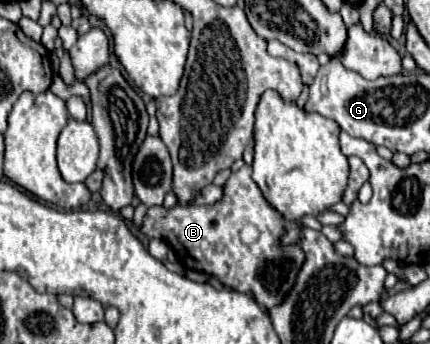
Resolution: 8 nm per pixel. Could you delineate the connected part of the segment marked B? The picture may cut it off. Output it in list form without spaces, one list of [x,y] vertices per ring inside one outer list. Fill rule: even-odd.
[[[246,164],[228,178],[220,202],[212,206],[150,206],[140,230],[144,236],[148,236],[148,240],[160,238],[168,242],[186,270],[216,276],[222,284],[232,286],[238,292],[250,292],[264,308],[276,306],[282,302],[282,298],[286,298],[304,262],[304,254],[298,244],[280,246],[280,236],[286,232],[286,222],[278,218],[278,212],[272,206],[266,206],[266,198],[262,198],[262,192],[252,180],[252,166]],[[248,224],[260,232],[258,240],[252,244],[244,244],[240,240],[240,230]],[[272,264],[276,264],[276,276],[268,274]]]

